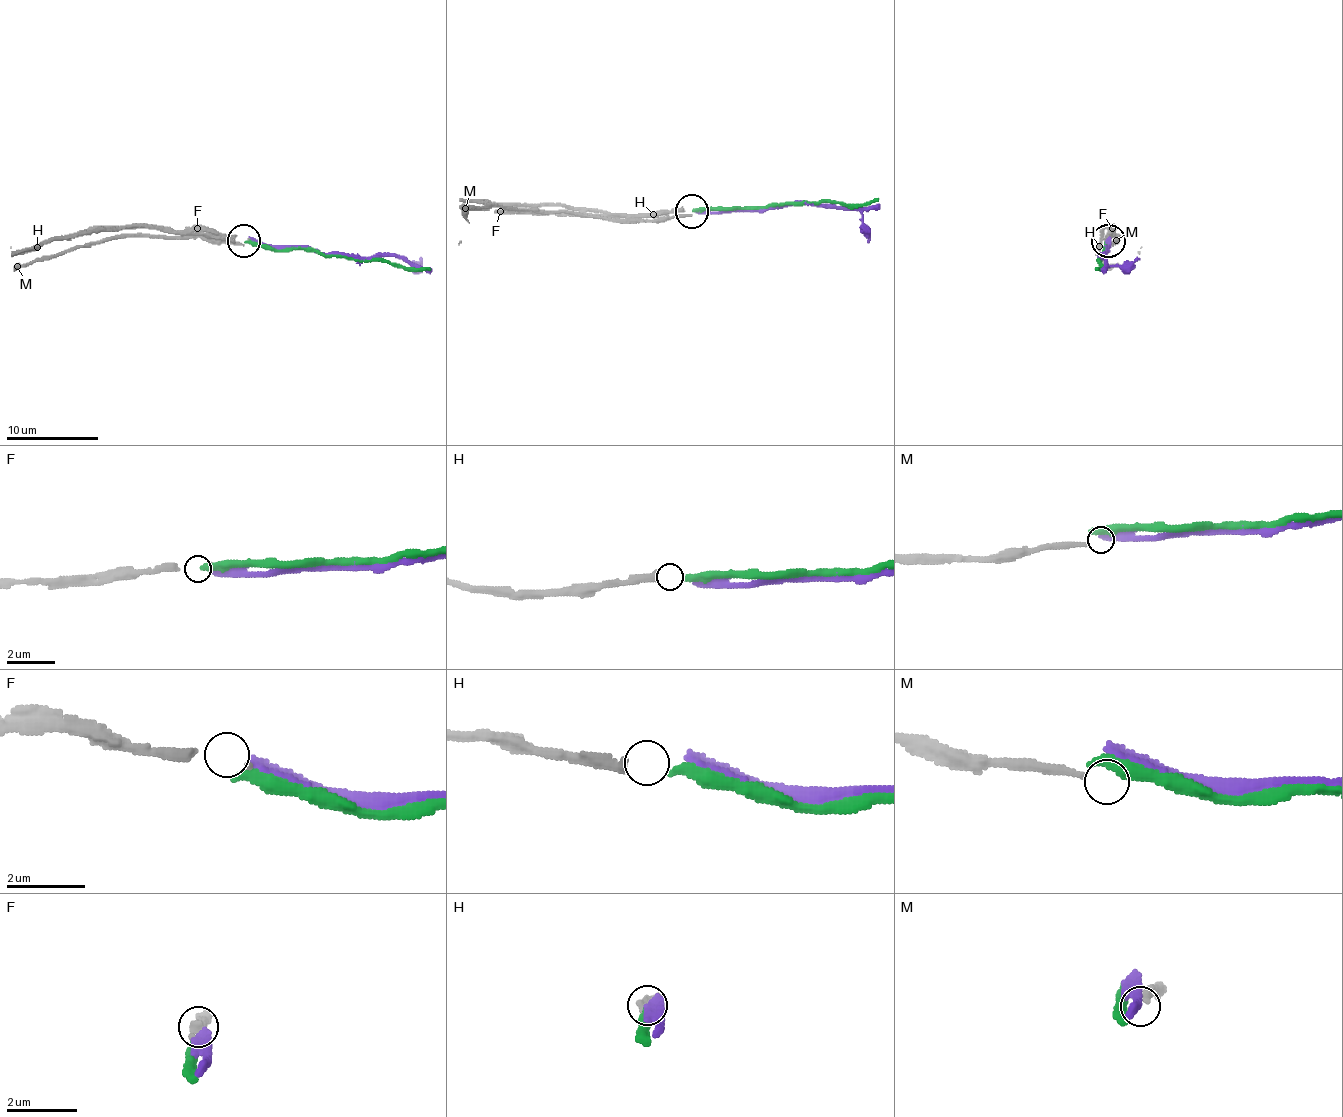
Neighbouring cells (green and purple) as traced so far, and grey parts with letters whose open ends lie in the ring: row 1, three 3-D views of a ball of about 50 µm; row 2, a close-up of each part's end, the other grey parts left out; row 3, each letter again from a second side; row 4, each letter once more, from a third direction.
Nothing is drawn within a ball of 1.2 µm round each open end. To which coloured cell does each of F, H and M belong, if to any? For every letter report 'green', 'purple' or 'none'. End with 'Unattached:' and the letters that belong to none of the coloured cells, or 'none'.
F: purple
H: green
M: none
Unattached: M

